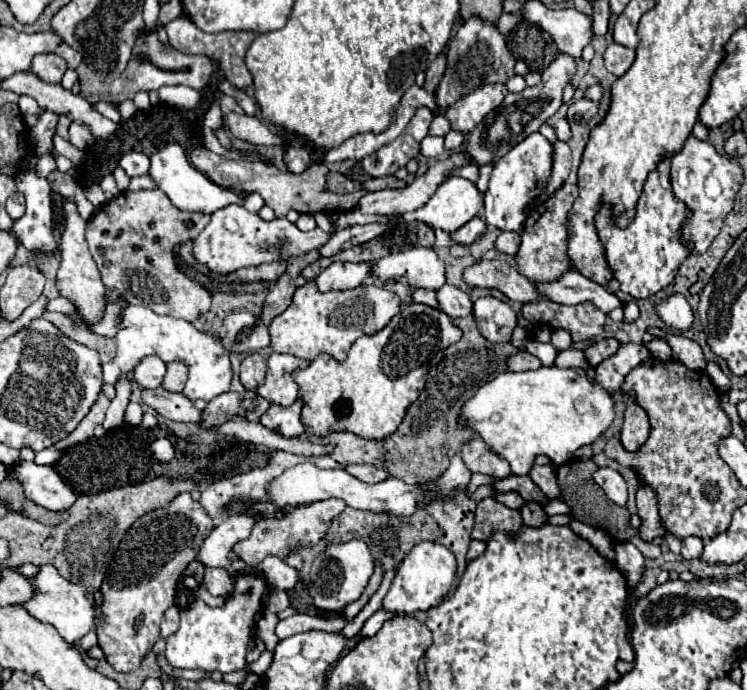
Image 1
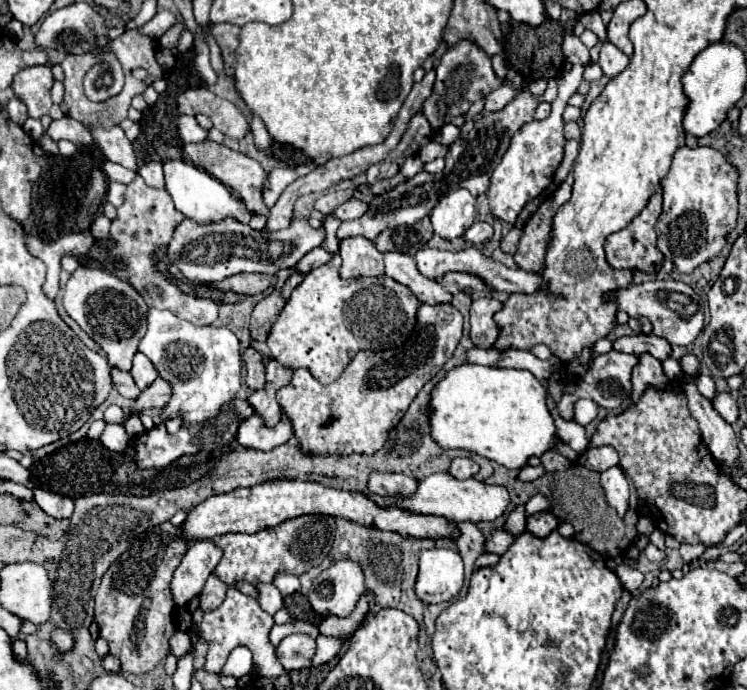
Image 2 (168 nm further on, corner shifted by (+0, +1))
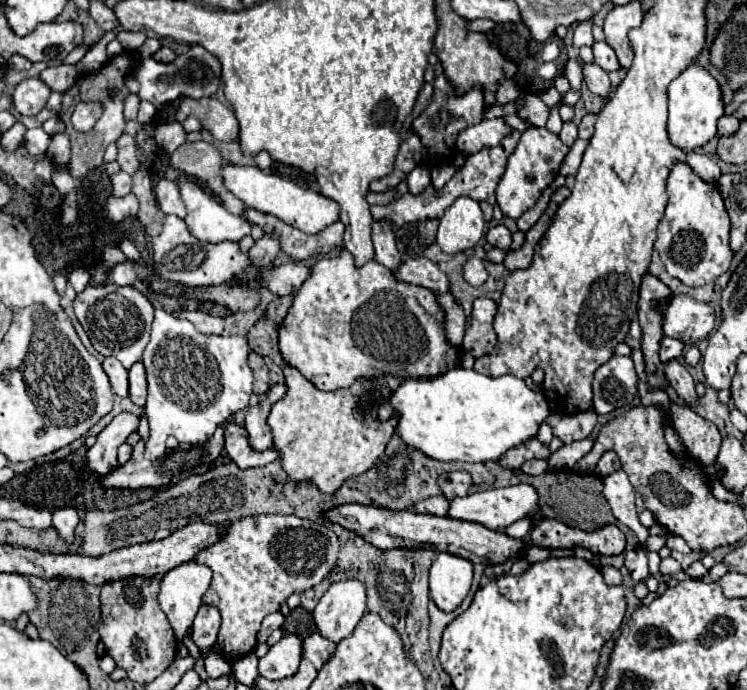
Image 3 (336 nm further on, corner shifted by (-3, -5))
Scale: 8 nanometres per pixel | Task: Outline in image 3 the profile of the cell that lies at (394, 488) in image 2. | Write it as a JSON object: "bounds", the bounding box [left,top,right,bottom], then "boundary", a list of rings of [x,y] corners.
{"bounds":[413,495,449,517],"boundary":[[[443,495],[429,497],[429,499],[423,499],[413,505],[413,511],[417,511],[417,513],[431,513],[431,515],[441,515],[441,517],[447,515],[447,509],[449,509],[449,503]]]}

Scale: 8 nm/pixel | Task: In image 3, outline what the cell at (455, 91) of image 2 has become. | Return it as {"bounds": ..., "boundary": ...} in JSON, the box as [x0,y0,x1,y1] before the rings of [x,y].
{"bounds":[411,79,485,161],"boundary":[[[435,79],[433,83],[435,87],[435,95],[431,97],[431,103],[425,107],[425,111],[413,121],[411,129],[415,133],[419,133],[423,145],[427,145],[429,155],[441,155],[445,157],[445,161],[451,161],[455,157],[455,135],[469,127],[475,125],[483,119],[483,111],[485,111],[485,103],[483,103],[483,89],[481,87],[473,87],[471,91],[459,95],[457,91],[453,91],[453,85],[445,79]]]}

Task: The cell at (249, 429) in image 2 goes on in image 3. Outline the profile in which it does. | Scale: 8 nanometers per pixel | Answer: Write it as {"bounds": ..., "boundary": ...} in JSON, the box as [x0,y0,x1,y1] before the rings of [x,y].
{"bounds":[225,423,279,469],"boundary":[[[237,423],[229,425],[225,431],[225,451],[241,469],[267,465],[279,457],[275,447],[269,447],[269,451],[253,451],[253,447],[249,447],[249,435],[245,435],[245,427]]]}

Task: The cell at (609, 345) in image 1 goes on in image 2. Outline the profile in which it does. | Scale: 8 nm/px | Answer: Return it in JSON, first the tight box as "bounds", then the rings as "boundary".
{"bounds":[614,335,672,361],"boundary":[[[632,335],[632,337],[622,337],[622,339],[616,339],[614,341],[614,349],[616,351],[624,351],[624,353],[650,353],[654,355],[656,359],[664,361],[670,357],[672,353],[672,347],[670,343],[664,339],[664,337],[656,337],[656,335]]]}

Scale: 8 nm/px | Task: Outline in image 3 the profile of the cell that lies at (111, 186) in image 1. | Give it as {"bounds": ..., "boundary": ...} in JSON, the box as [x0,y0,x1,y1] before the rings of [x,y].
{"bounds":[111,173,131,197],"boundary":[[[127,173],[113,175],[111,183],[113,183],[113,195],[115,197],[125,197],[131,193],[131,177]]]}

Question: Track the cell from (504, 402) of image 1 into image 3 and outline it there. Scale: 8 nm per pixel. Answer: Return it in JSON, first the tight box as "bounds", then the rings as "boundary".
{"bounds":[379,367,549,463],"boundary":[[[453,367],[431,381],[407,379],[389,401],[381,405],[379,419],[399,413],[397,433],[403,443],[421,449],[439,461],[485,463],[499,461],[509,449],[535,439],[541,423],[549,417],[543,393],[531,391],[515,375],[487,377],[475,369]]]}

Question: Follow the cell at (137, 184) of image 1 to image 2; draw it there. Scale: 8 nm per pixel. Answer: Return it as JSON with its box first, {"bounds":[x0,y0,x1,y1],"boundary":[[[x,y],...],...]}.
{"bounds":[102,161,134,183],"boundary":[[[104,161],[102,165],[102,171],[104,175],[110,179],[110,181],[120,181],[120,183],[130,183],[134,179],[134,171],[118,165],[118,163],[112,163],[112,161]]]}

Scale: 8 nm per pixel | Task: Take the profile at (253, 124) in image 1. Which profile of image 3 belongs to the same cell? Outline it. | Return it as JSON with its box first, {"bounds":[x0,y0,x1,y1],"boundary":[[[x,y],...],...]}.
{"bounds":[177,97,239,143],"boundary":[[[185,97],[177,111],[177,121],[185,121],[189,115],[195,115],[203,123],[203,129],[207,129],[219,141],[231,143],[239,139],[239,123],[235,113],[223,103],[219,103],[215,97],[205,99]]]}

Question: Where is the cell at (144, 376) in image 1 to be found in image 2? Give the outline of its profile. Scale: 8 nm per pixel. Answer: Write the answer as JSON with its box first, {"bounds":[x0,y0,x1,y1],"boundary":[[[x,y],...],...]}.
{"bounds":[130,353,158,391],"boundary":[[[136,353],[134,359],[132,359],[132,369],[130,369],[134,381],[136,381],[136,387],[142,391],[146,387],[150,387],[154,383],[154,379],[158,377],[158,373],[154,373],[154,365],[152,361],[144,355],[144,353]]]}

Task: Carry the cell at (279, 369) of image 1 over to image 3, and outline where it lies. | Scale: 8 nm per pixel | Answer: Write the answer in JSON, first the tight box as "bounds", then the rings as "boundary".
{"bounds":[245,383,287,451],"boundary":[[[277,383],[273,385],[263,399],[247,409],[247,417],[245,417],[245,429],[249,433],[249,443],[253,449],[263,451],[267,447],[273,445],[273,433],[269,431],[267,425],[267,417],[271,413],[271,407],[287,393],[287,385],[285,383]]]}

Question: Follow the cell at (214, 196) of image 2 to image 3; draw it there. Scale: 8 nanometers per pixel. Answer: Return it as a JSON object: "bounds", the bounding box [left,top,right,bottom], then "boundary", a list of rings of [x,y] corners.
{"bounds":[177,179,251,243],"boundary":[[[183,179],[177,183],[179,185],[179,193],[181,199],[187,207],[187,217],[185,223],[191,231],[193,237],[197,237],[199,241],[209,241],[209,243],[219,243],[219,241],[241,241],[245,235],[251,235],[251,223],[243,217],[237,217],[233,213],[229,213],[221,201],[213,199],[211,193],[207,193],[197,181],[193,179]]]}

